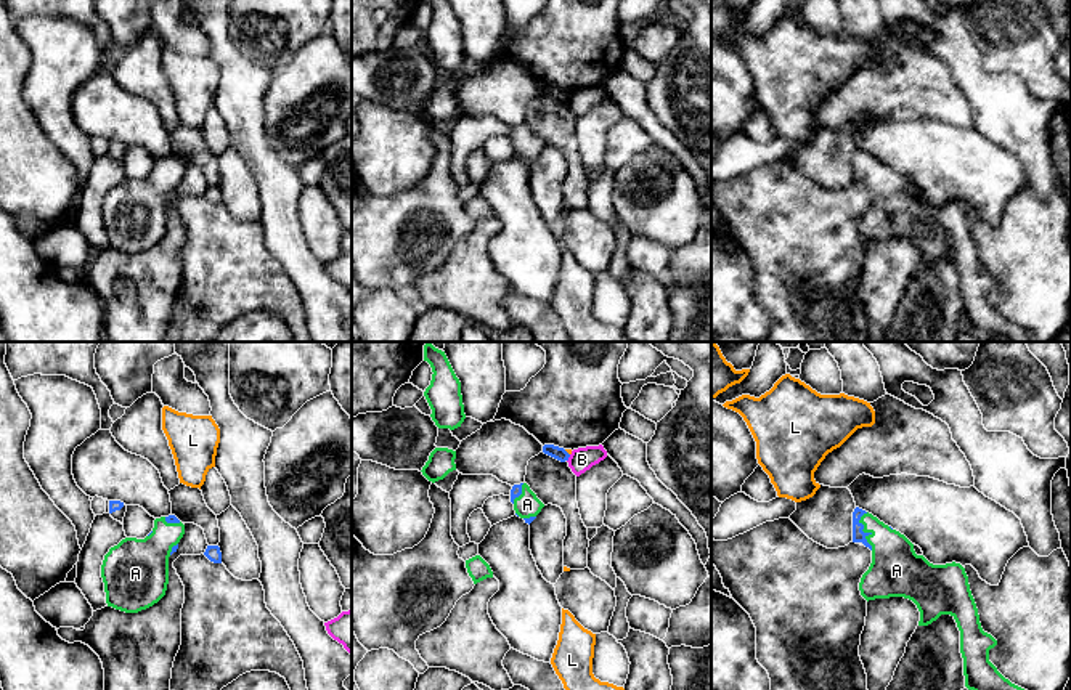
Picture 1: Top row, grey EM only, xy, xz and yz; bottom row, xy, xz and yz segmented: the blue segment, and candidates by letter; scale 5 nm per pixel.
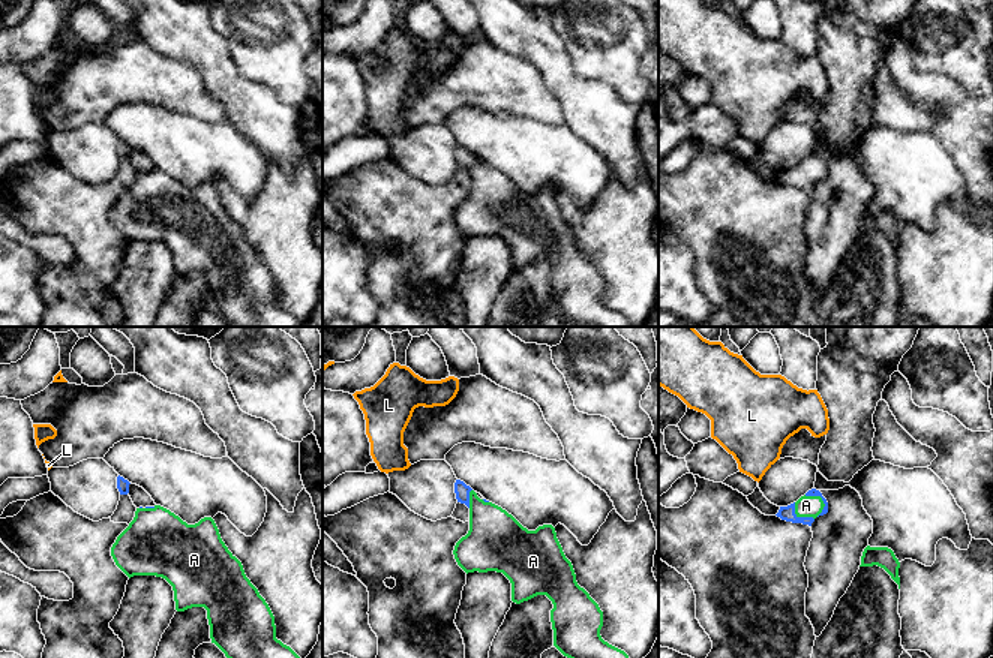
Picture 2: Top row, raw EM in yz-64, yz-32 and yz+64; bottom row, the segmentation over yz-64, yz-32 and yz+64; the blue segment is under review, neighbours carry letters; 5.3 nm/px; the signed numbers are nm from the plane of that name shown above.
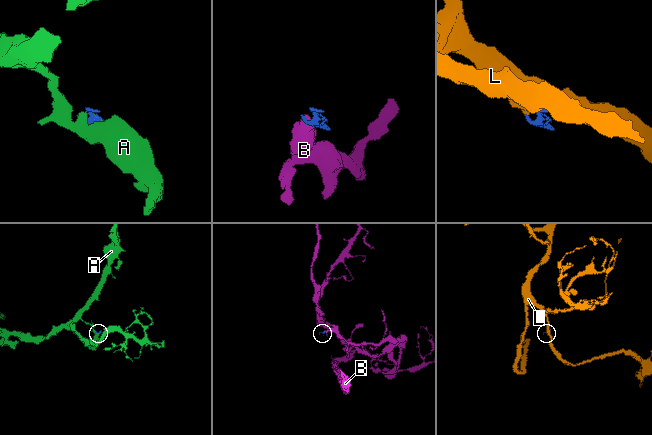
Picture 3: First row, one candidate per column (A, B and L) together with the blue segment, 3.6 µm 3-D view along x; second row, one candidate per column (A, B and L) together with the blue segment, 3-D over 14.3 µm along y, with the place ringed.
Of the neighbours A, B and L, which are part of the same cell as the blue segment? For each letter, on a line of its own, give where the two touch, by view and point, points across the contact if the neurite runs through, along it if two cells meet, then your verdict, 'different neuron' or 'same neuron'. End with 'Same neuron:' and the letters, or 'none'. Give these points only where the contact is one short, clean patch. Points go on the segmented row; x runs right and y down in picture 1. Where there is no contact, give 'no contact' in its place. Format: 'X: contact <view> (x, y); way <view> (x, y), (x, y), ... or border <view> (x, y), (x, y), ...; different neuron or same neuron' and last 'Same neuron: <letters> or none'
A: contact yz (863, 531); way yz (858, 535), (863, 531), (893, 560), (895, 570); same neuron
B: contact xz (569, 456); border xz (570, 454), (567, 461); different neuron
L: contact xz (567, 453); border xz (564, 450), (569, 454); different neuron
Same neuron: A

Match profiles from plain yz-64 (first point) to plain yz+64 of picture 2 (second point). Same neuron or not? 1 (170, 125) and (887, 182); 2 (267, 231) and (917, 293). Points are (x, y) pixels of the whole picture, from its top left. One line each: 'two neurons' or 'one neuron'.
1: one neuron
2: one neuron

